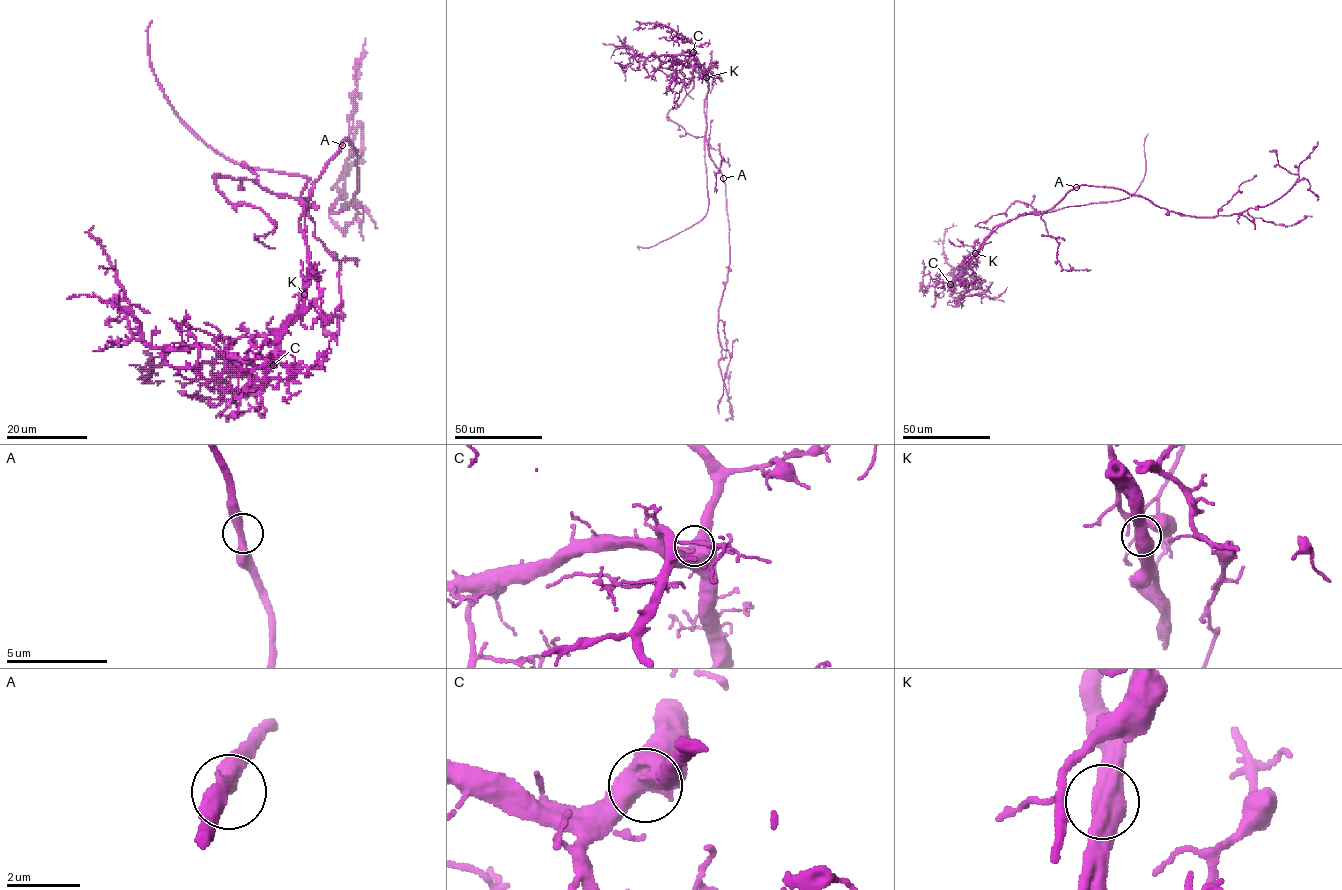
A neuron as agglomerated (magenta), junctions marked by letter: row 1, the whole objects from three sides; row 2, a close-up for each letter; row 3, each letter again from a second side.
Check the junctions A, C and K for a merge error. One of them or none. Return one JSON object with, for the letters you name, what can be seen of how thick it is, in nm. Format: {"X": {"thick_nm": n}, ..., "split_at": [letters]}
{"split_at": []}

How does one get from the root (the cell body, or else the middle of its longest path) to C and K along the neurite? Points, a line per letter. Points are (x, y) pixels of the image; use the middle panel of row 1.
C: (722, 178), (709, 155), (705, 136), (707, 77), (696, 65), (693, 52)
K: (722, 178), (709, 155), (705, 136), (706, 77)

